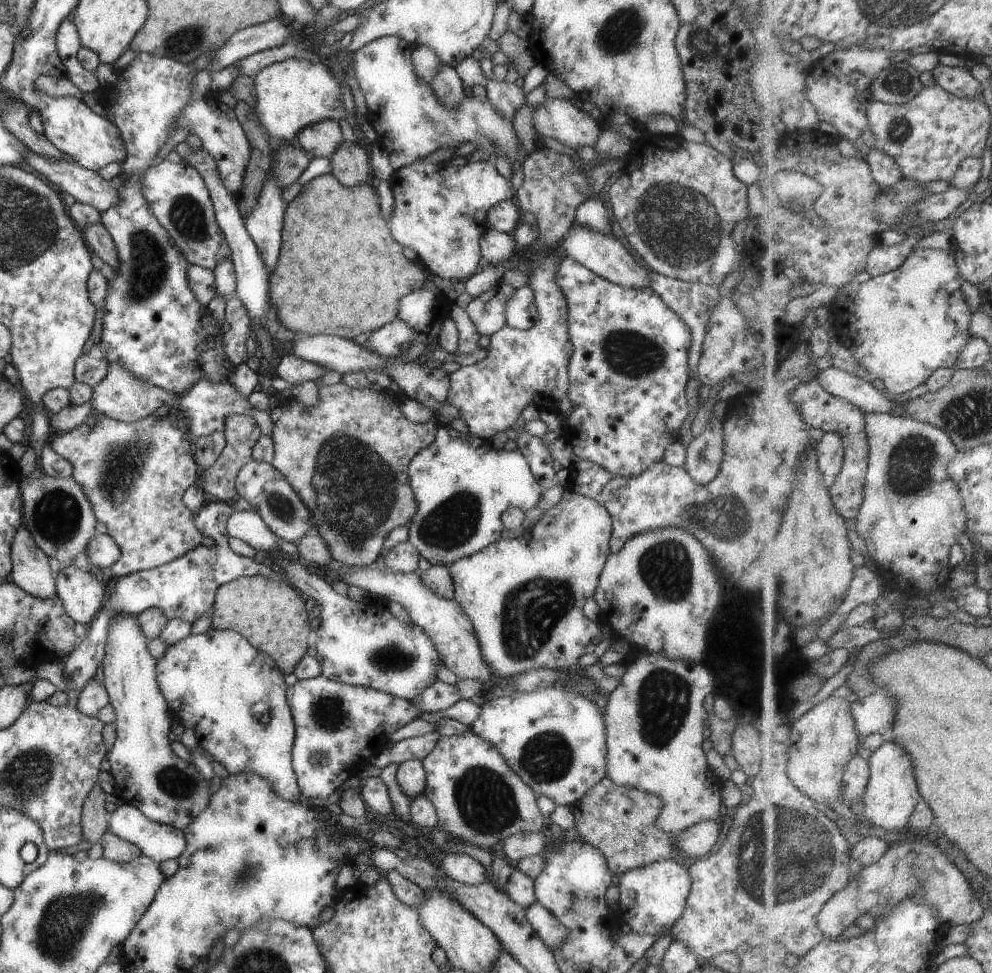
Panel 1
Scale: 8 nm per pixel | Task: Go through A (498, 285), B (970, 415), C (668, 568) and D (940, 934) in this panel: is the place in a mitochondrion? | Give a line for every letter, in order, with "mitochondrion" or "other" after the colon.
A: other
B: mitochondrion
C: mitochondrion
D: other

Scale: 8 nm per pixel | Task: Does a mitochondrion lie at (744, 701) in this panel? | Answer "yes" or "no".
no

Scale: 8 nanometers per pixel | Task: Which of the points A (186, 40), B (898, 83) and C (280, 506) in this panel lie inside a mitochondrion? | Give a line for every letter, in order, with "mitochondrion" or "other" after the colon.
A: mitochondrion
B: mitochondrion
C: mitochondrion

